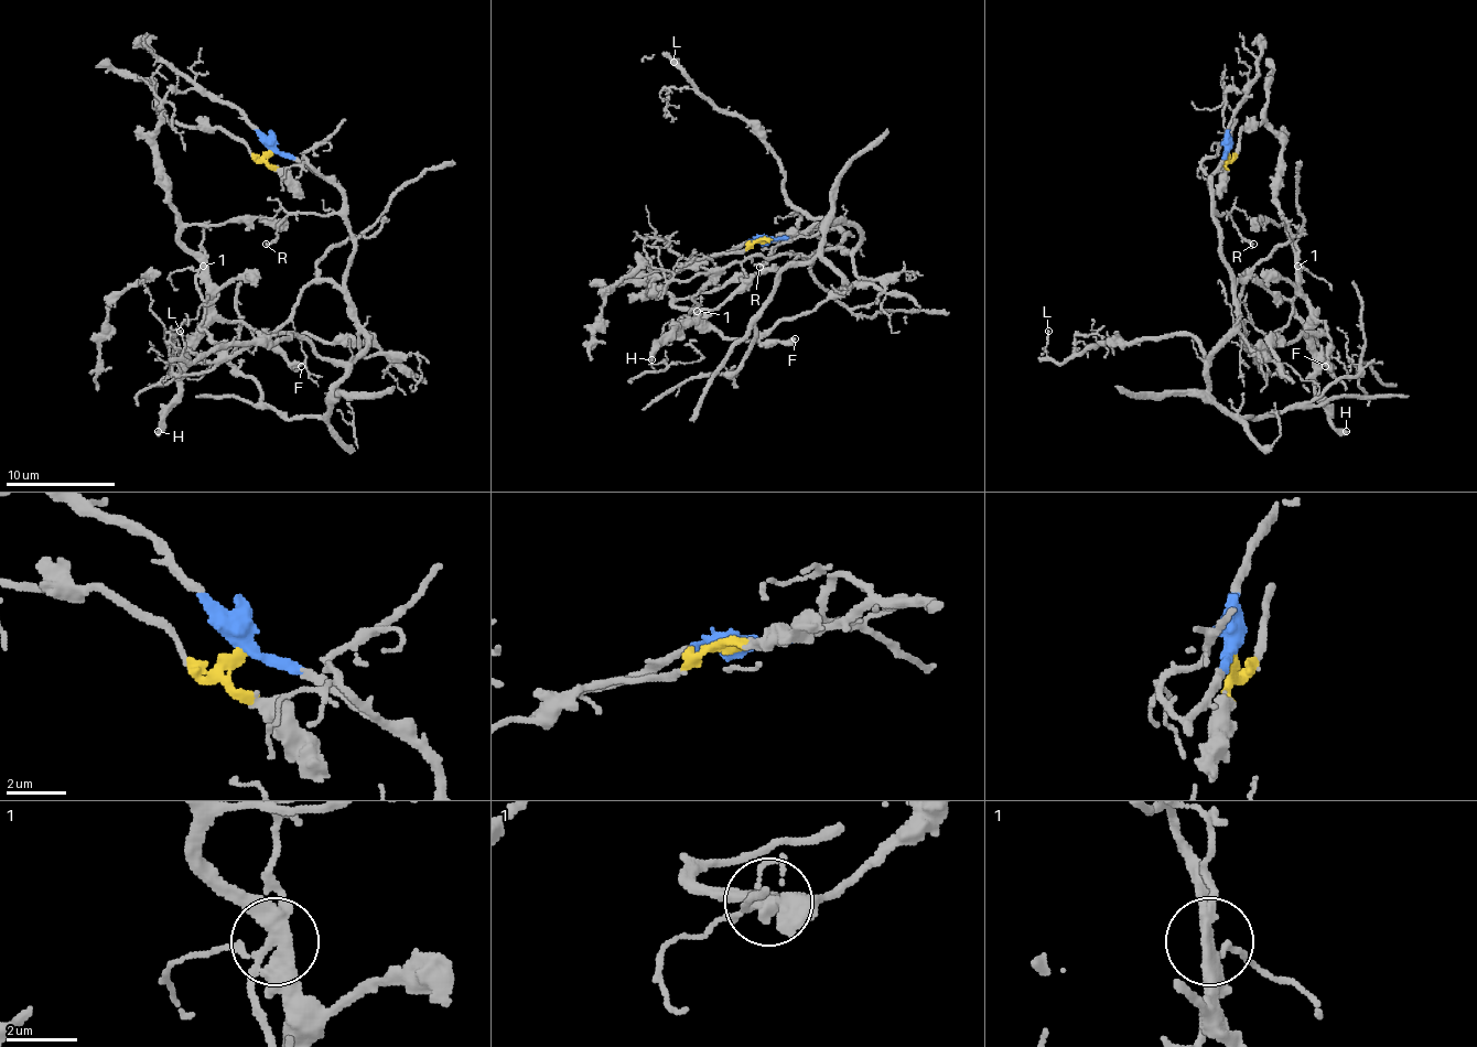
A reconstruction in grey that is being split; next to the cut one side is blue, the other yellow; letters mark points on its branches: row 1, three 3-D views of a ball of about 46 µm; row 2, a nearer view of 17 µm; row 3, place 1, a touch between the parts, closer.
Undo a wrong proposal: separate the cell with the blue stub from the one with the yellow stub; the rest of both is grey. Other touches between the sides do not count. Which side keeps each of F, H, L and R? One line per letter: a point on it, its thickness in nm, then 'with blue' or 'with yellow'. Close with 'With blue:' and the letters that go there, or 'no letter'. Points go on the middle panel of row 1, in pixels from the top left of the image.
F: place (795, 338); calibre 400 nm; with yellow
H: place (651, 359); calibre 360 nm; with yellow
L: place (674, 62); calibre 140 nm; with blue
R: place (759, 267); calibre 190 nm; with blue
With blue: L, R

